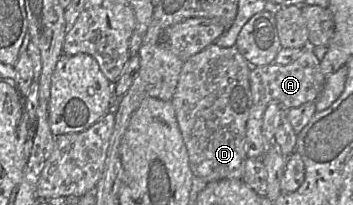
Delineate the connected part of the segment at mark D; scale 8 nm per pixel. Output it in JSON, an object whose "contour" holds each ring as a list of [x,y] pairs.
{"contour":[[[211,44],[183,61],[171,103],[193,178],[200,178],[207,184],[222,179],[242,179],[247,158],[246,124],[252,106],[250,69],[235,46]]]}

